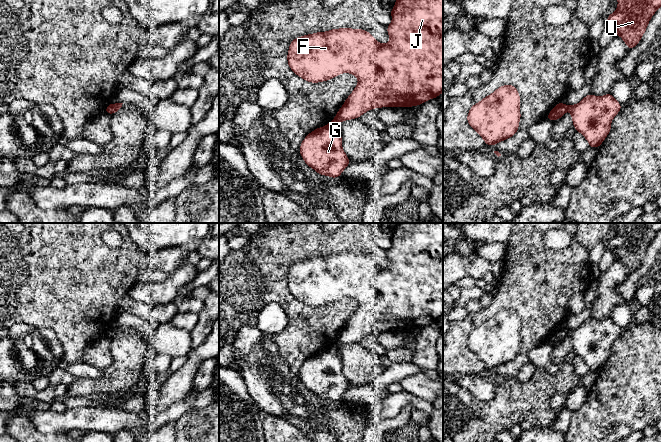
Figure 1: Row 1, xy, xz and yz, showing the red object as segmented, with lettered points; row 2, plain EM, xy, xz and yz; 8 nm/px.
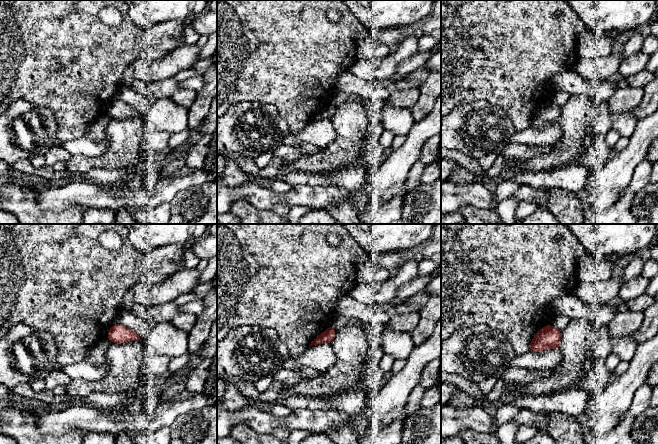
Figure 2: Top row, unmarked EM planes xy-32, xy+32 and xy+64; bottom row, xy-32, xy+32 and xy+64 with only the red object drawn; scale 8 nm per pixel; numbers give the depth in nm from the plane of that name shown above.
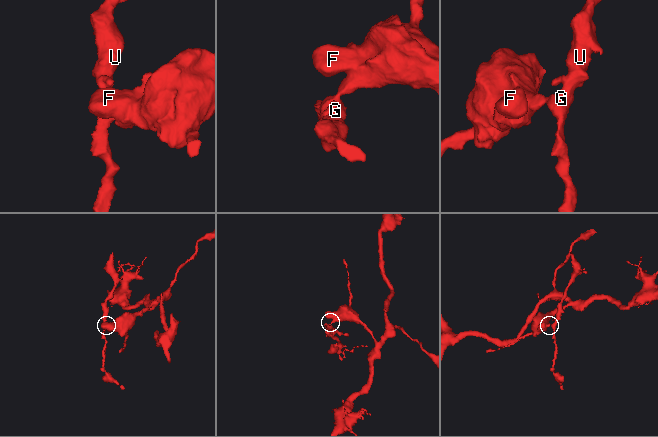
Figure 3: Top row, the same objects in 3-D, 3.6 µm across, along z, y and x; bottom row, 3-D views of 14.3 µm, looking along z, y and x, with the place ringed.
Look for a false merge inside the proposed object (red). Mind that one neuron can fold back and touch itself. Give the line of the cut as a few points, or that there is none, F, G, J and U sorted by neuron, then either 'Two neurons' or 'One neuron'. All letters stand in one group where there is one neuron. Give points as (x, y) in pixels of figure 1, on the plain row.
Split along yz (565, 329), (566, 333). Groups: F J / G U. Two neurons

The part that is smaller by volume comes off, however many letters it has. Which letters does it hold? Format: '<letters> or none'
G, U

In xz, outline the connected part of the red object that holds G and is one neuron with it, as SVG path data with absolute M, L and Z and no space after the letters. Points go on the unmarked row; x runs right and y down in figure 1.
M334 343L309 357L300 369L304 386L318 398L338 402L350 385L342 372L342 360Z

